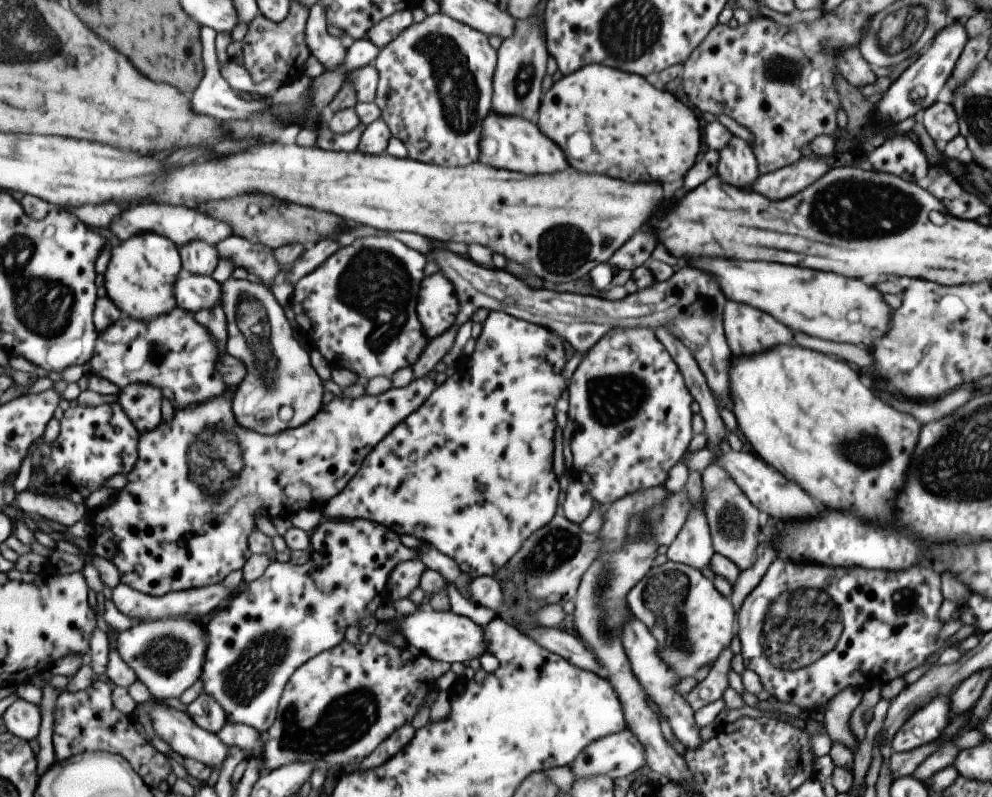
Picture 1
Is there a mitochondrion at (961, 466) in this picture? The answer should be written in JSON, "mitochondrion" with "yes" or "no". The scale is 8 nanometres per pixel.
{"mitochondrion":"yes"}

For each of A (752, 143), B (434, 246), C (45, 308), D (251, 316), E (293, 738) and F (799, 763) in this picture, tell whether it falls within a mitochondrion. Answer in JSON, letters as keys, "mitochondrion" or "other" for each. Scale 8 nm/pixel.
{"A":"other","B":"other","C":"mitochondrion","D":"mitochondrion","E":"mitochondrion","F":"other"}

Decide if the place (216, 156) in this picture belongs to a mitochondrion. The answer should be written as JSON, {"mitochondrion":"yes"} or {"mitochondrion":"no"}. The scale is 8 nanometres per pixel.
{"mitochondrion":"no"}

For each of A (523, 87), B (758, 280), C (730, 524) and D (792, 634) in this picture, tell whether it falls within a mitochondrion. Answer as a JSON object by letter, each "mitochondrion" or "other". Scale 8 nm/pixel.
{"A":"mitochondrion","B":"other","C":"mitochondrion","D":"mitochondrion"}

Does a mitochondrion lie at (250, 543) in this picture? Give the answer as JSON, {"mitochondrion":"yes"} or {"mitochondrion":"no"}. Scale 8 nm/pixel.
{"mitochondrion":"no"}

